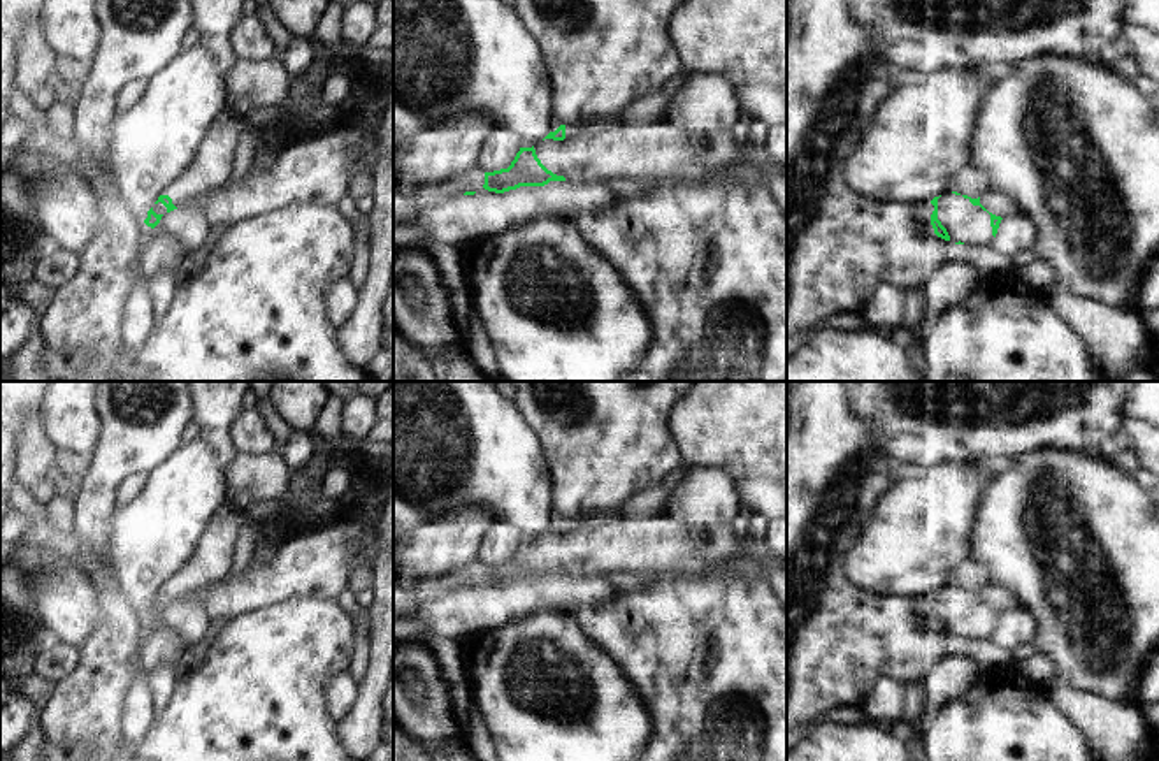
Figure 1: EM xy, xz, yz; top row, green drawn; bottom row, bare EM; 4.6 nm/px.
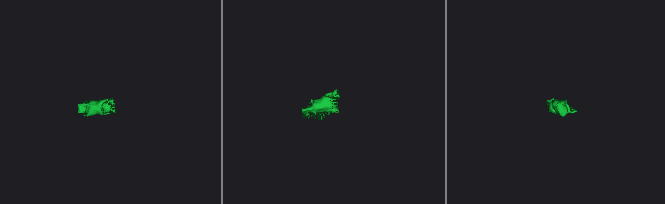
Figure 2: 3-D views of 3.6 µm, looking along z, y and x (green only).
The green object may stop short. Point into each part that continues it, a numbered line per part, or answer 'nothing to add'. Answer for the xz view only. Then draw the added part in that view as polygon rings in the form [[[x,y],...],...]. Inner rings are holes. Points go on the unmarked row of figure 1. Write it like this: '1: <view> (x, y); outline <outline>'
1: xz (664, 545); outline [[[615,515],[595,529],[544,533],[534,543],[541,557],[569,578],[613,571],[709,578],[741,557],[731,520],[701,525]]]

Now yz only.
1: yz (964, 616); outline [[[943,587],[938,592],[938,613],[947,622],[952,636],[961,634],[971,641],[987,641],[994,633],[990,608],[962,589]]]

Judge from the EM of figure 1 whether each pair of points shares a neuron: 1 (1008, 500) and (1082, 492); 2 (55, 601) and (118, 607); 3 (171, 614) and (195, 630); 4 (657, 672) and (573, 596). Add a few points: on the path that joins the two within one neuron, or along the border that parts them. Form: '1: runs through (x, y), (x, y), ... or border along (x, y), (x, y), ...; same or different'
1: runs through (1026, 482), (1043, 464), (1051, 464), (1065, 478); same
2: border along (92, 580), (100, 616), (93, 630), (81, 642); different
3: runs through (176, 616), (181, 616), (190, 624); same
4: border along (620, 594), (608, 601), (582, 605), (571, 612); different

